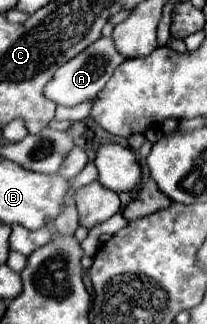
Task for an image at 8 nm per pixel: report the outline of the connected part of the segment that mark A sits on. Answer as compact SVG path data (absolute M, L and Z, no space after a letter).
M99 38L95 44L91 44L81 54L77 54L69 62L65 62L61 68L57 68L55 76L45 86L45 96L49 100L53 100L55 104L61 104L61 106L77 106L77 104L81 104L85 100L93 100L93 98L97 98L97 94L103 90L103 86L111 78L113 70L123 60L125 58L115 50L111 38Z

